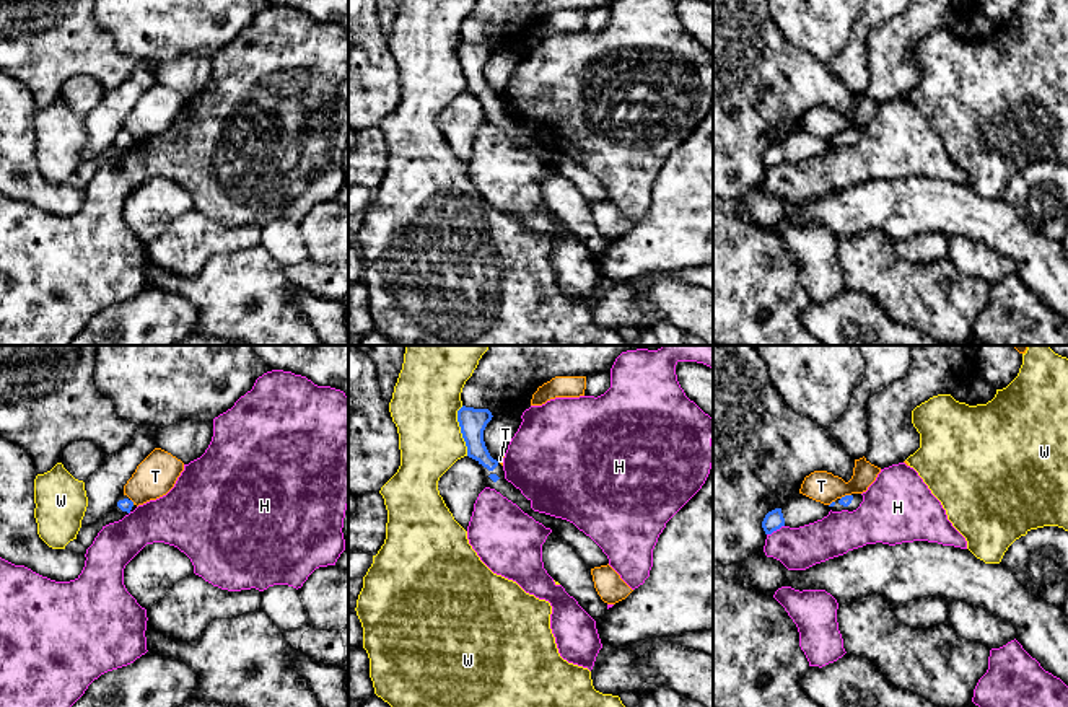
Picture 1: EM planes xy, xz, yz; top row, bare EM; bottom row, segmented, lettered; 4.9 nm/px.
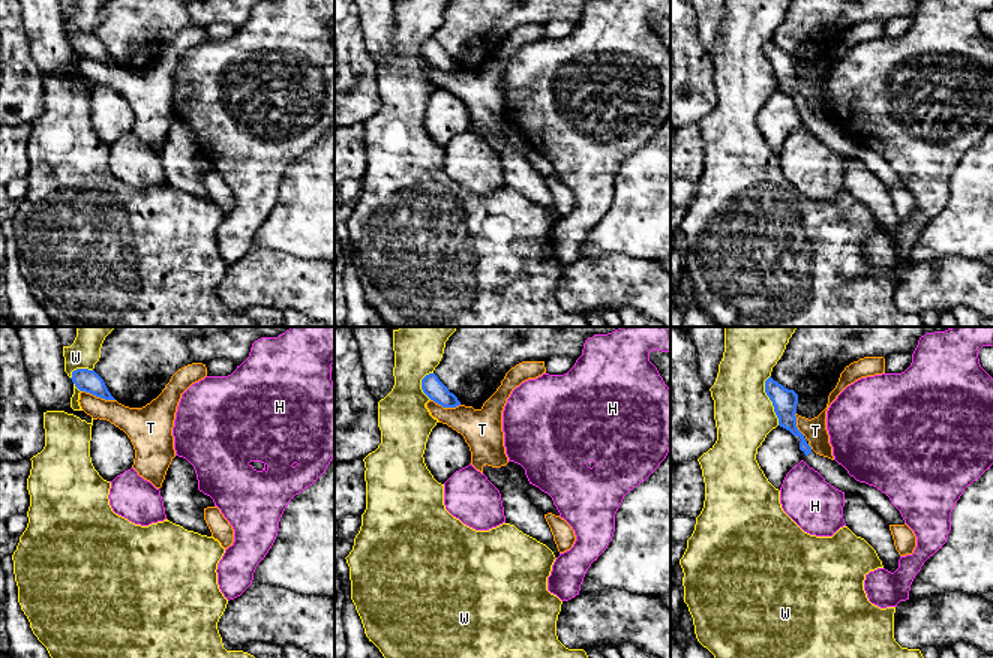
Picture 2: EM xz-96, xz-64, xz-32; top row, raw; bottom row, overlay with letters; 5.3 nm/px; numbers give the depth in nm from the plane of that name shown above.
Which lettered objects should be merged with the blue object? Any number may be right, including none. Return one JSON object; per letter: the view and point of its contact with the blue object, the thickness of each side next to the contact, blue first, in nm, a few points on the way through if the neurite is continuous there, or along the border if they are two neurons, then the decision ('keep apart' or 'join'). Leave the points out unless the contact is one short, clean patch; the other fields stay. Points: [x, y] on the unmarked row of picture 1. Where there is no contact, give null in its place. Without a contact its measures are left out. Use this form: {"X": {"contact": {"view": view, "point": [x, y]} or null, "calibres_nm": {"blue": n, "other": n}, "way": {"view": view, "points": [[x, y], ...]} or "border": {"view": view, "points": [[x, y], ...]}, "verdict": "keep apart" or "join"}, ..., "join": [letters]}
{"H": {"contact": {"view": "yz", "point": [775, 165]}, "calibres_nm": {"blue": 100, "other": 200}, "verdict": "keep apart"}, "T": {"contact": {"view": "xy", "point": [132, 137]}, "calibres_nm": {"blue": 60, "other": 200}, "verdict": "keep apart"}, "W": {"contact": {"view": "xz", "point": [461, 65]}, "calibres_nm": {"blue": 140, "other": 340}, "border": {"view": "xz", "points": [[461, 41], [458, 61], [468, 90]]}, "verdict": "keep apart"}, "join": []}

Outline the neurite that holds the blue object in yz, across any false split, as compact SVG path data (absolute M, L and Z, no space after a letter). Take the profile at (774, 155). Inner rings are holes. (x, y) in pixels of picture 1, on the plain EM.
M775 143L775 145L768 147L762 156L762 163L764 163L765 169L772 169L773 166L780 165L781 161L785 161L785 153L783 153L781 143Z

